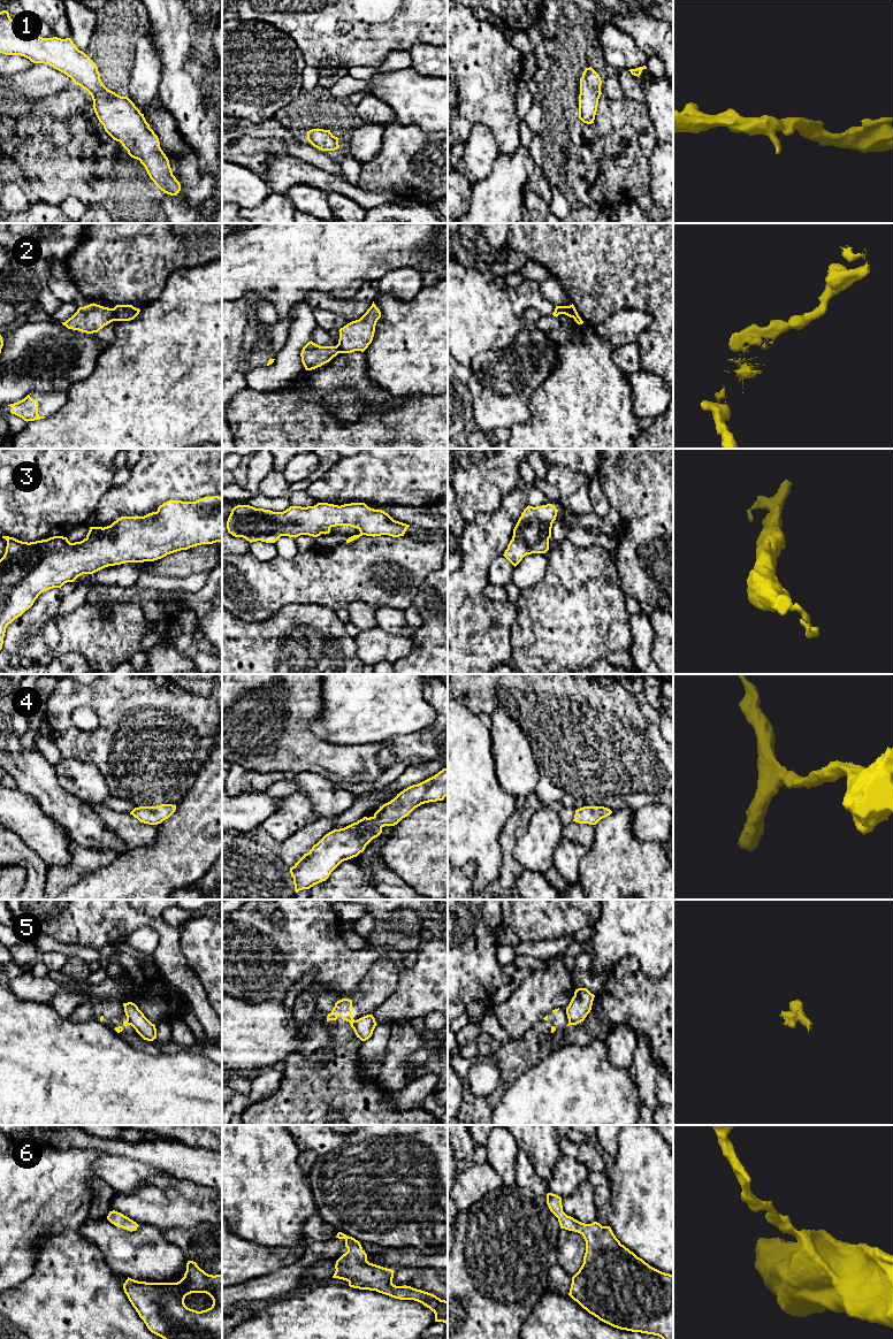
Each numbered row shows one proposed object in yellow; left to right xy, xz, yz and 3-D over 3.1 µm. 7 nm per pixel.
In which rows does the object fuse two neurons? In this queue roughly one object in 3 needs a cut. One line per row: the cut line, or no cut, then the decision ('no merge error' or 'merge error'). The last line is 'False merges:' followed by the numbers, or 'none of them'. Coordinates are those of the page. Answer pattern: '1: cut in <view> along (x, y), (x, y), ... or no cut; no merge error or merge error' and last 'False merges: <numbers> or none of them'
1: no cut; no merge error
2: cut in xy along (112, 308), (115, 320); merge error
3: no cut; no merge error
4: no cut; no merge error
5: cut in xz along (355, 1020), (351, 1023); merge error
6: no cut; no merge error
False merges: 2, 5

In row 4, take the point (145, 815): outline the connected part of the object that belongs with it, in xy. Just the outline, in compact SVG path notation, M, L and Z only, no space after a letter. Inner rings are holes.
M161 804L157 806L139 806L135 808L130 814L137 818L140 822L148 825L158 825L168 819L176 810L176 805Z

